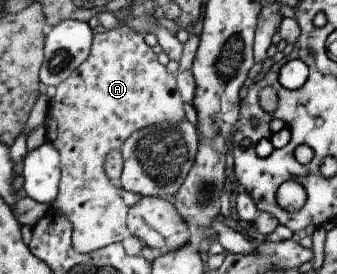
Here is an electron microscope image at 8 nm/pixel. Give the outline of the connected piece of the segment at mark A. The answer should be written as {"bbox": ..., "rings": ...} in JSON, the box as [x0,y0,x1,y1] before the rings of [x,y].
{"bbox":[44,25,185,253],"rings":[[[119,25],[117,28],[109,30],[97,29],[94,30],[92,38],[92,45],[90,48],[89,56],[82,62],[69,78],[66,78],[61,84],[56,86],[56,94],[54,98],[49,99],[49,108],[47,116],[44,121],[46,126],[46,142],[50,142],[59,151],[60,154],[60,167],[61,176],[58,186],[58,195],[53,202],[54,209],[60,213],[63,213],[67,219],[71,221],[72,229],[72,245],[78,253],[88,253],[111,243],[121,243],[122,240],[130,234],[126,225],[126,218],[128,215],[129,207],[125,204],[122,197],[122,188],[118,183],[112,182],[112,180],[106,175],[105,172],[105,159],[111,151],[119,150],[123,146],[125,139],[134,132],[141,130],[145,127],[150,127],[154,124],[163,122],[179,122],[181,119],[185,119],[185,110],[183,109],[183,101],[181,94],[176,85],[176,75],[170,73],[165,65],[161,64],[157,59],[157,55],[153,51],[153,47],[150,47],[145,43],[144,34],[136,33],[132,28],[127,25]]]}

